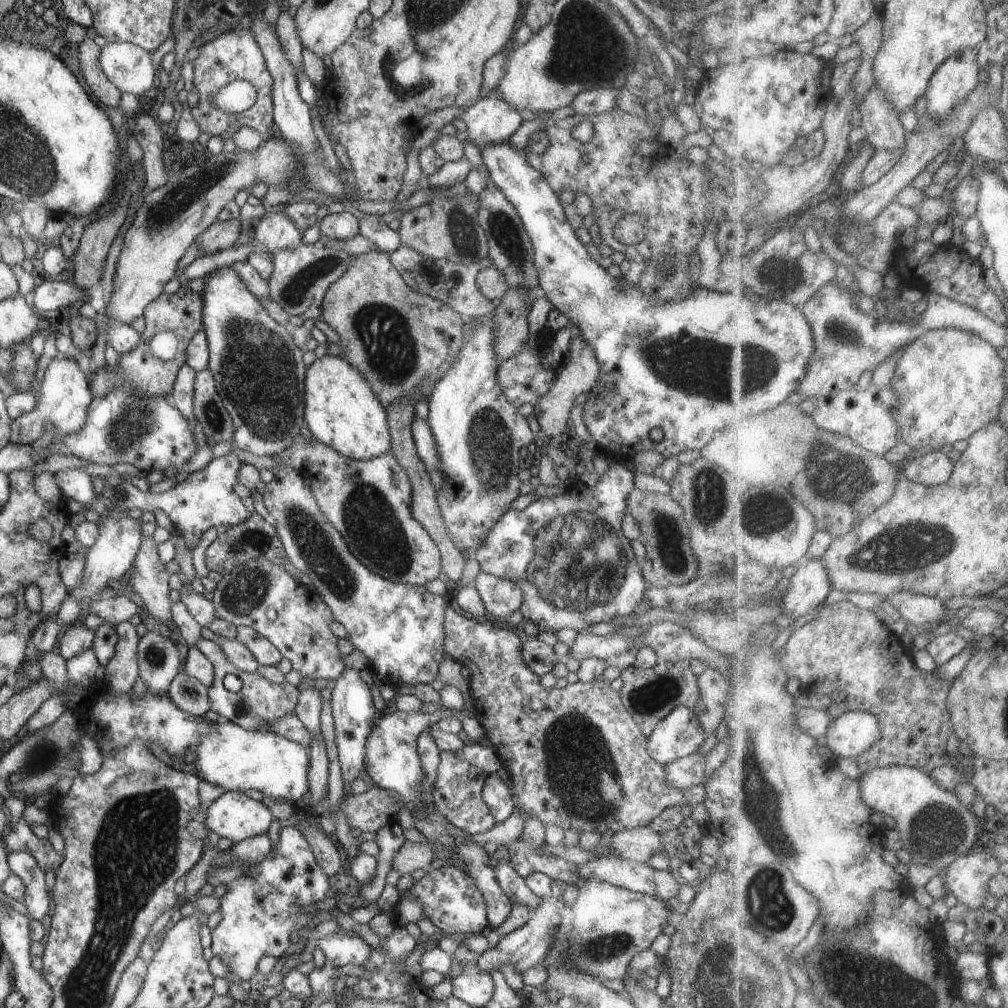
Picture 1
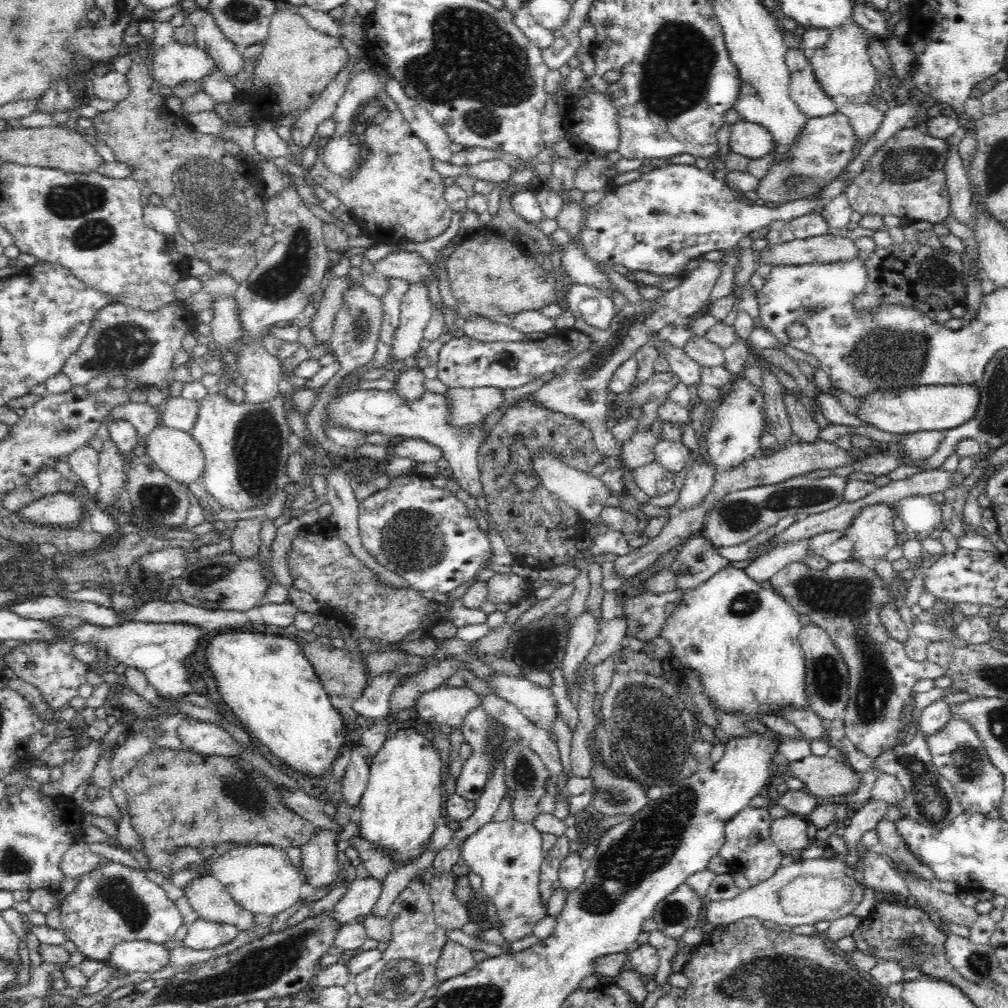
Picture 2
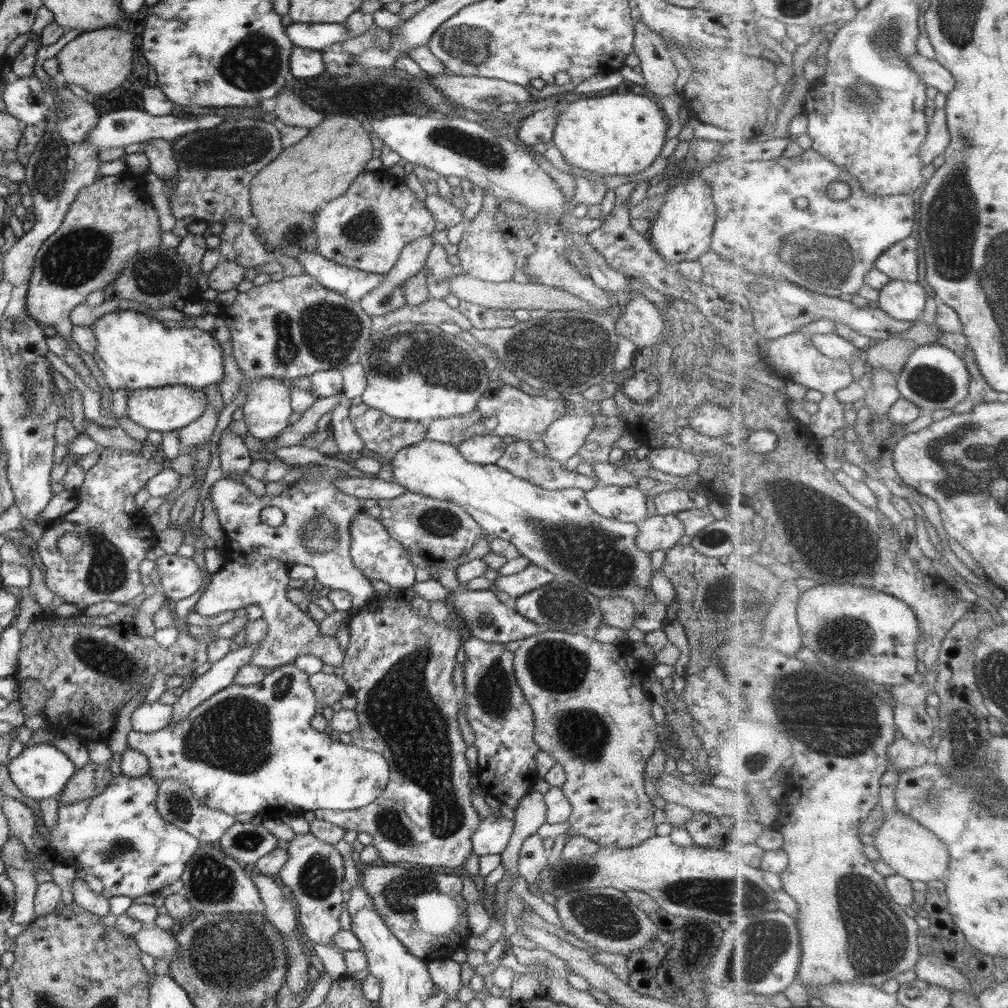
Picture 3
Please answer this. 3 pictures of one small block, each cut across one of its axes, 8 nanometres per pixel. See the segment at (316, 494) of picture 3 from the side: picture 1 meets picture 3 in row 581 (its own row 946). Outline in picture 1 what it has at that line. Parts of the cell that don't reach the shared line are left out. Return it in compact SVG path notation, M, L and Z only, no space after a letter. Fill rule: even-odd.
M296 827L281 828L278 842L270 850L270 854L258 864L246 864L234 860L228 866L212 868L207 872L206 882L214 886L224 884L228 892L220 898L222 920L211 932L212 942L210 949L213 956L218 957L227 966L231 978L247 986L248 981L257 972L258 961L263 956L273 956L279 959L291 944L291 932L298 932L310 926L316 918L314 910L316 902L322 902L330 890L330 878L318 866L313 850ZM327 935L317 945L323 950L326 961L338 967L346 964L368 964L372 954L372 948L362 937L332 938L332 935Z

